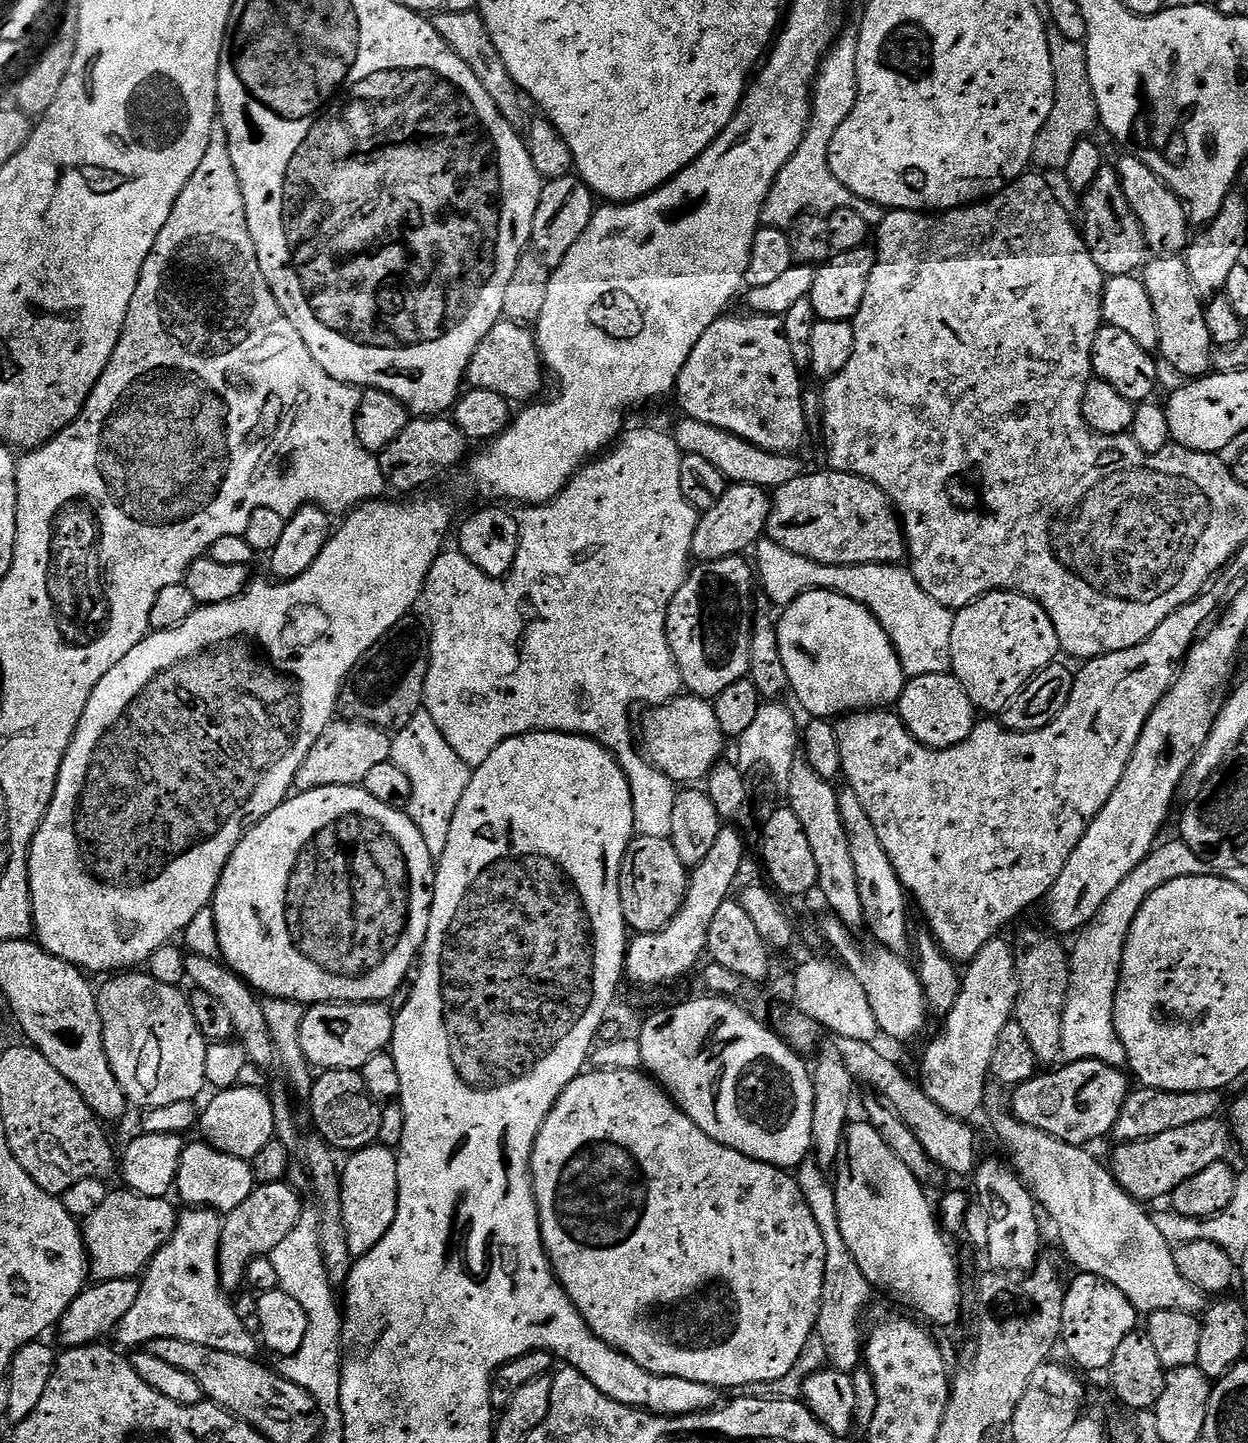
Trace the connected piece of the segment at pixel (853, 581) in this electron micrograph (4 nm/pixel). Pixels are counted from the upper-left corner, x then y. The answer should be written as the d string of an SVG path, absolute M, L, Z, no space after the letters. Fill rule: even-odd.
M761 538L754 545L754 572L763 595L776 606L793 604L803 592L827 590L841 592L846 598L858 601L869 608L884 627L896 653L905 677L944 674L951 669L950 634L953 609L942 606L930 594L926 594L916 577L907 567L896 564L819 564L805 556L794 554L778 542Z

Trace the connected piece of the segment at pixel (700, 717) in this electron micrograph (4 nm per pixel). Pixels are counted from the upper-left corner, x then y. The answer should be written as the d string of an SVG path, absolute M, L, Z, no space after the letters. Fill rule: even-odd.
M681 694L668 704L653 707L644 716L642 752L657 772L665 772L677 782L700 782L714 765L721 763L726 737L718 726L718 714L711 699ZM700 780L700 781L696 781Z

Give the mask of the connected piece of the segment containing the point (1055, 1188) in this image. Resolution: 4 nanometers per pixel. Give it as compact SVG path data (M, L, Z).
M1011 1111L996 1112L992 1124L1000 1140L1016 1155L1015 1171L1034 1193L1035 1199L1052 1211L1060 1227L1060 1240L1080 1272L1101 1276L1118 1286L1137 1313L1182 1310L1203 1313L1205 1293L1186 1282L1174 1266L1173 1245L1158 1230L1143 1203L1135 1200L1111 1174L1107 1163L1099 1164L1087 1147L1055 1140L1037 1128L1021 1124Z

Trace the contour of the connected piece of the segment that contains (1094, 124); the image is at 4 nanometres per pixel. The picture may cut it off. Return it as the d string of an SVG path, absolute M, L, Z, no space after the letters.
M1052 30L1048 34L1048 45L1050 46L1050 62L1054 66L1054 106L1050 118L1044 123L1042 130L1030 145L1030 152L1032 152L1033 162L1038 167L1045 168L1045 170L1040 170L1045 173L1059 173L1070 162L1070 154L1074 154L1074 146L1078 146L1080 140L1091 137L1093 135L1092 131L1098 128L1100 115L1094 98L1094 90L1090 86L1090 70L1088 69L1088 59L1083 43L1065 38L1062 34Z

